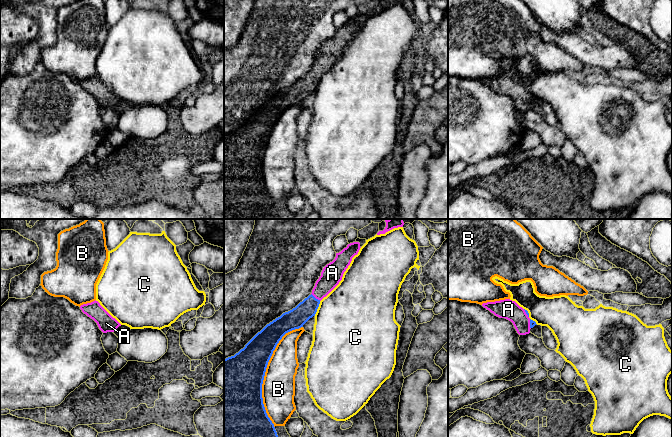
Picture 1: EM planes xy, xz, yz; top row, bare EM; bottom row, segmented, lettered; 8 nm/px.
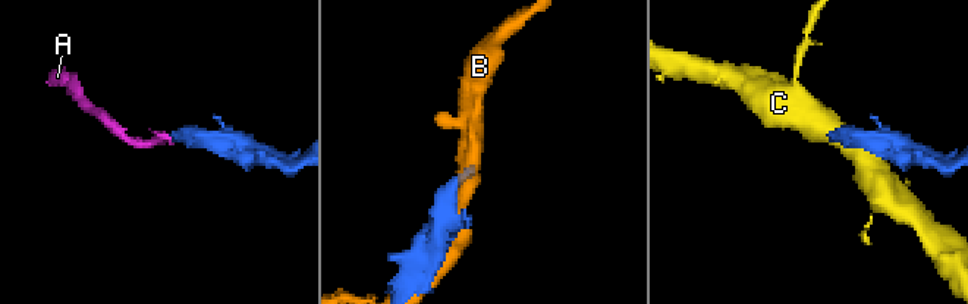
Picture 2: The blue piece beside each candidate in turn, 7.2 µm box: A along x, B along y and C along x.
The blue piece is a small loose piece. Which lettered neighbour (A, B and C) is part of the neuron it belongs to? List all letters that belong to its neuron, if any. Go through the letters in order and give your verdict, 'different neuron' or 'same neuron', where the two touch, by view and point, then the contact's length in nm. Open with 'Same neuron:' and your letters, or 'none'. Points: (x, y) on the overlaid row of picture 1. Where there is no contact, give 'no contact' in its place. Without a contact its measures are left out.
Same neuron: A
A: same neuron; contact xz (315, 298); length 100 nm
B: different neuron; contact xz (265, 371); length 850 nm
C: different neuron; contact xz (317, 308); length 130 nm

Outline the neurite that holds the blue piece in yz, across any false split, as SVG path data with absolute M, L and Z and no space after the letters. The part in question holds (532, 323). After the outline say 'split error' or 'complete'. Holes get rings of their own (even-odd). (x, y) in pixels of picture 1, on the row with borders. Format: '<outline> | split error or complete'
M510 299L483 303L482 306L499 318L511 321L519 335L530 333L530 329L536 324L529 318L527 310L520 307L515 301Z | split error

